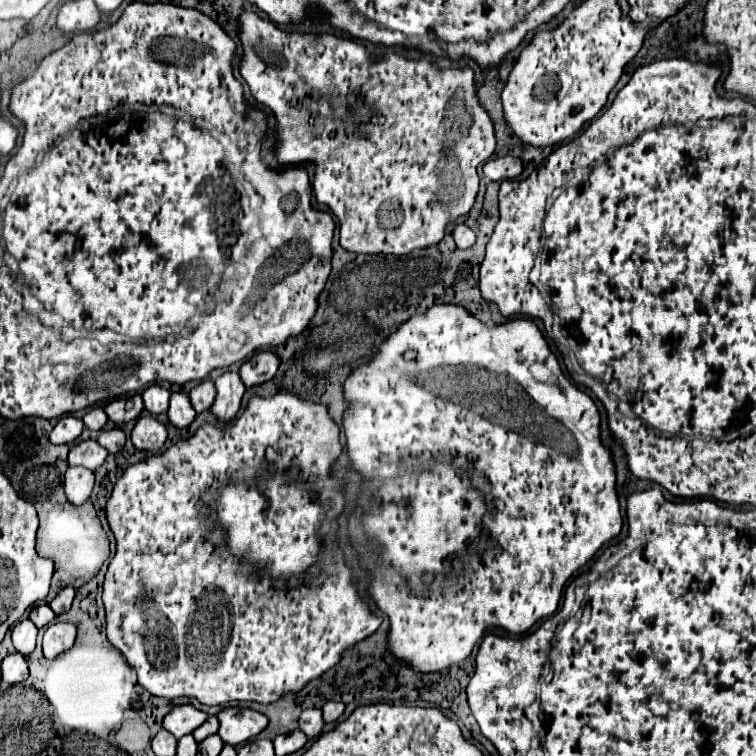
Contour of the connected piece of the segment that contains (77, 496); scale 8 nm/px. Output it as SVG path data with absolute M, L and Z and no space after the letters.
M68 467L66 471L66 481L64 481L64 491L68 501L72 505L82 505L94 487L94 473L84 467Z

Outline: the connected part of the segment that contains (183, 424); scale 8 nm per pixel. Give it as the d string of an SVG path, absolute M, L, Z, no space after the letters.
M174 393L170 397L170 409L168 409L168 421L178 427L178 429L186 429L196 417L196 411L192 409L188 395L186 393Z

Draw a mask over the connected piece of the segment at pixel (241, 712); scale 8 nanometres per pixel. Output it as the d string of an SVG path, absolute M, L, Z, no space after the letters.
M226 707L216 717L220 721L218 735L228 745L250 741L268 725L266 715L248 707Z

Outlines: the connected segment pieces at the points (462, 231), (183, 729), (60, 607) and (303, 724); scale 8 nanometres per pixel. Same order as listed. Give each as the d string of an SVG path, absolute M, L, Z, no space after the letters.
M464 223L454 225L452 237L454 237L454 241L456 241L456 245L458 245L460 249L468 249L468 247L472 247L474 241L476 241L476 233L474 233L470 227L466 227Z
M182 703L182 705L174 705L166 713L166 717L162 721L162 727L166 731L170 731L176 739L180 739L182 735L188 735L196 727L200 727L206 719L208 719L206 711L196 709L192 703Z
M64 587L48 605L52 607L52 611L56 613L56 615L60 615L60 613L66 613L68 609L70 609L70 605L72 605L72 599L74 599L74 589L72 587Z
M304 709L298 717L298 727L302 729L302 733L310 739L318 737L322 727L324 727L324 721L322 721L322 713L320 709Z

